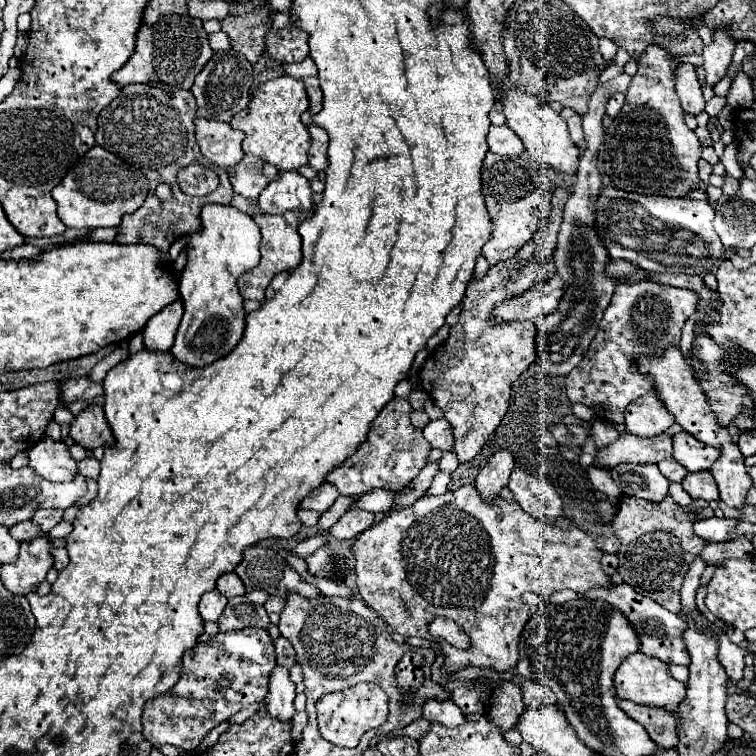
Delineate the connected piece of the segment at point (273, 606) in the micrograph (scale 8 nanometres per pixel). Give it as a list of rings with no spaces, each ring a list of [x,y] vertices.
[[[269,596],[269,600],[267,600],[263,606],[265,606],[271,622],[277,624],[277,622],[279,622],[279,614],[281,614],[281,610],[285,608],[285,600],[283,600],[283,598],[277,598],[277,596]]]

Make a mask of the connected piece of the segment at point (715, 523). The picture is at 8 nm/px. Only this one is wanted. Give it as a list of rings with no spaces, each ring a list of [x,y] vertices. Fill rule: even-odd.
[[[703,518],[693,524],[693,532],[705,542],[725,542],[733,524],[727,518]]]

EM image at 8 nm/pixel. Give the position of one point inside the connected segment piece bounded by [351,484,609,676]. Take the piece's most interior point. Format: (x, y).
(457, 555)

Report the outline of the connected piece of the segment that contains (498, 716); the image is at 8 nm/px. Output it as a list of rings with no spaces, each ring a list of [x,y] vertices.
[[[503,682],[493,694],[493,706],[489,710],[489,718],[501,726],[503,732],[511,730],[525,710],[521,700],[521,690],[513,682]]]

